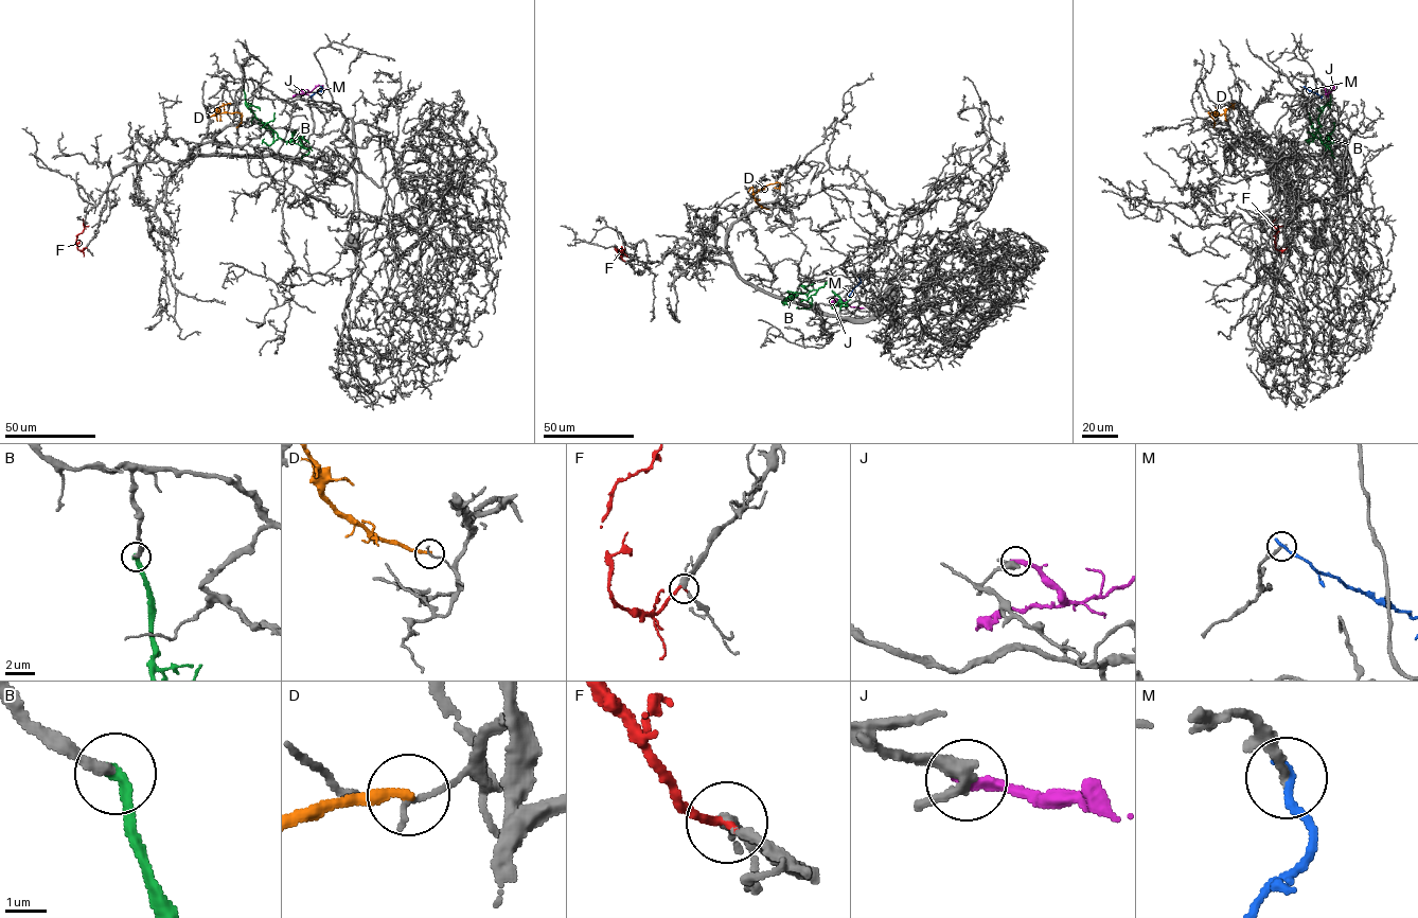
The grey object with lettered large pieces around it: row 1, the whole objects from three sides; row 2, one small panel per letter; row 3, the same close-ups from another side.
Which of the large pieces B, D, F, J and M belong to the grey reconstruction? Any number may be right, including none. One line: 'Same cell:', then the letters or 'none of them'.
Same cell: B, F

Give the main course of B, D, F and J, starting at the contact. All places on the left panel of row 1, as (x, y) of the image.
B: (243, 89), (245, 104), (279, 137), (291, 140), (295, 133), (301, 145), (295, 143), (302, 138), (309, 143)
D: (230, 103), (219, 106), (215, 115), (240, 112), (241, 123), (236, 127)
F: (86, 247), (80, 250), (75, 240), (84, 228), (83, 218)
J: (298, 88), (304, 93), (319, 85), (326, 89)

